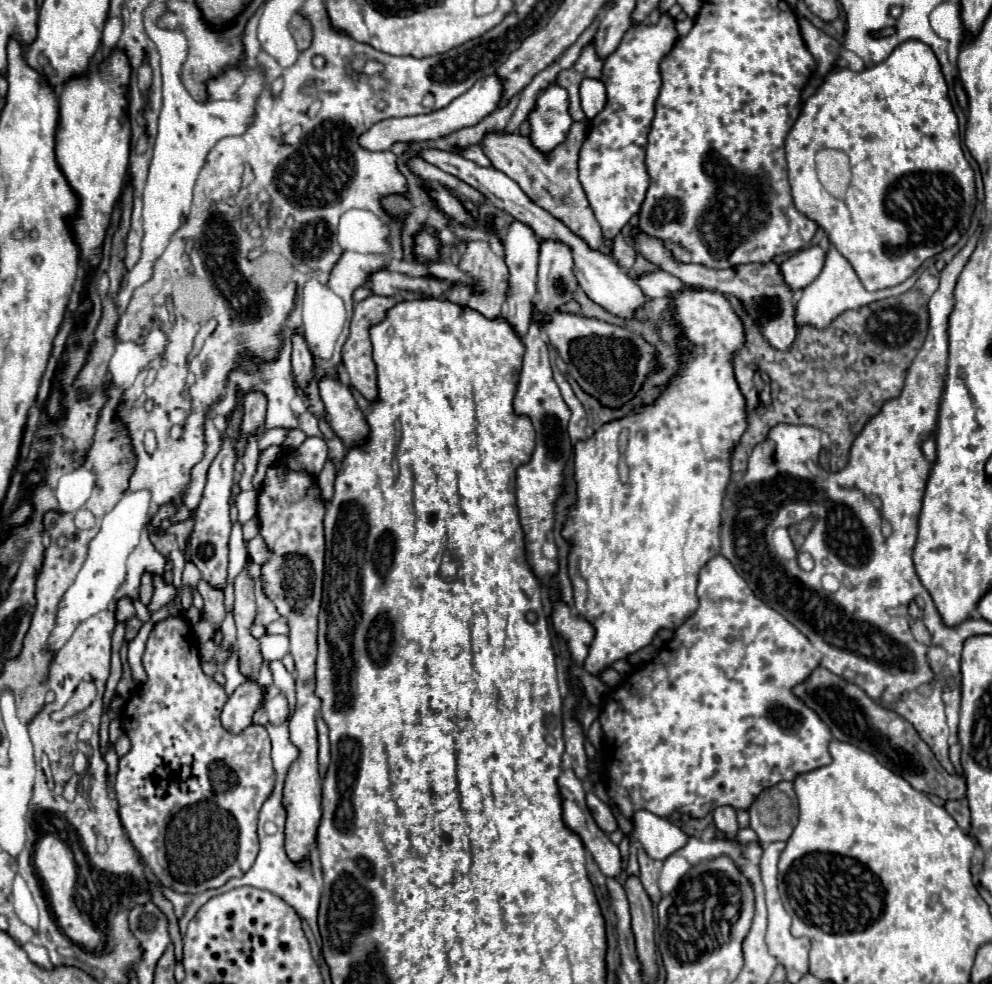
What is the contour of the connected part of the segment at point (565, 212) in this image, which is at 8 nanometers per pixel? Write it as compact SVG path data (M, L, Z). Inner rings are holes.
M574 122L568 138L548 156L540 154L530 144L530 140L518 132L486 132L480 146L484 148L484 154L490 158L492 166L510 176L530 200L536 200L536 204L550 212L554 218L564 220L564 224L576 232L576 236L580 236L592 250L600 250L606 256L612 256L612 248L606 246L606 236L602 234L600 224L596 224L594 212L578 180L578 152L586 138L586 126L586 122Z

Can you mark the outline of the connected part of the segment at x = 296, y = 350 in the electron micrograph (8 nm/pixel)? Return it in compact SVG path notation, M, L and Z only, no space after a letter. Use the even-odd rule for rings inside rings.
M292 334L292 372L300 386L312 378L312 352L302 334Z

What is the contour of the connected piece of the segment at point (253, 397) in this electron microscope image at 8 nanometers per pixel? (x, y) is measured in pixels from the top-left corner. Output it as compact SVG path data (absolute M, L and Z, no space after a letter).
M248 392L248 396L244 396L242 400L244 404L244 422L242 422L242 438L238 442L238 454L242 454L244 444L246 444L246 436L250 432L260 432L262 430L262 420L266 416L266 396L264 392Z

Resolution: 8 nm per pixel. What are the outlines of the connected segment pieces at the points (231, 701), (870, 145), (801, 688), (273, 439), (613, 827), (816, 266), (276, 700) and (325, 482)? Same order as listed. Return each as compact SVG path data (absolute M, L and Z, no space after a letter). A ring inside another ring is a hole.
M244 682L224 704L224 710L220 716L222 726L232 734L240 734L244 728L250 726L252 714L262 700L264 700L264 694L258 682Z
M908 40L904 44L900 44L884 62L868 66L860 72L852 72L850 68L834 68L832 72L828 72L824 76L824 82L818 86L816 94L810 96L806 100L806 106L800 114L800 118L796 120L794 128L790 130L788 138L786 138L786 160L788 160L788 178L790 178L790 186L792 186L792 198L796 208L808 216L810 220L816 222L818 228L822 228L828 236L828 240L836 246L836 250L852 264L852 268L856 270L860 282L864 284L866 290L876 292L882 288L890 288L890 286L898 286L902 284L906 278L910 278L924 260L940 254L942 250L954 246L966 232L968 232L968 222L974 214L974 202L976 200L976 180L974 180L974 170L970 166L970 162L964 156L962 144L960 144L960 128L958 128L958 116L954 112L952 100L948 96L948 84L944 80L940 62L936 60L936 54L932 52L932 48L928 48L928 44L920 42L920 40ZM824 148L834 148L840 152L846 152L850 158L850 166L852 166L852 182L848 186L848 198L846 200L838 200L834 198L830 192L824 190L824 186L820 184L818 176L816 176L816 152L824 150Z
M818 666L804 682L792 688L792 694L800 698L808 708L812 708L820 716L820 720L824 720L824 724L828 724L836 740L850 742L866 752L876 752L874 756L880 760L882 766L902 776L916 790L936 794L944 800L962 800L966 796L964 774L962 776L948 774L940 766L928 744L924 744L924 740L918 736L916 728L912 728L912 724L908 724L906 720L904 720L904 732L902 736L898 736L898 748L896 748L896 734L892 734L890 724L898 718L898 714L876 704L860 686L850 684L844 678Z
M272 428L270 432L266 432L262 438L260 438L260 450L264 450L264 448L268 448L268 446L272 446L272 444L276 444L276 446L280 446L282 442L284 442L284 438L288 436L288 432L290 432L290 428Z
M588 792L586 794L586 802L588 802L588 808L592 812L592 818L596 820L596 824L606 832L606 834L612 834L618 830L618 822L616 822L616 816L612 814L612 810L608 808L608 804L604 804L594 792Z
M810 246L790 256L786 262L780 264L786 284L792 286L792 290L806 288L822 272L824 256L826 252L822 250L822 246Z
M276 694L274 698L270 698L264 704L264 708L266 708L270 724L282 724L288 718L288 702L282 694Z
M328 460L322 468L322 472L318 474L318 484L322 488L322 500L328 502L332 498L332 492L334 492L334 476L336 476L336 468L334 464Z

